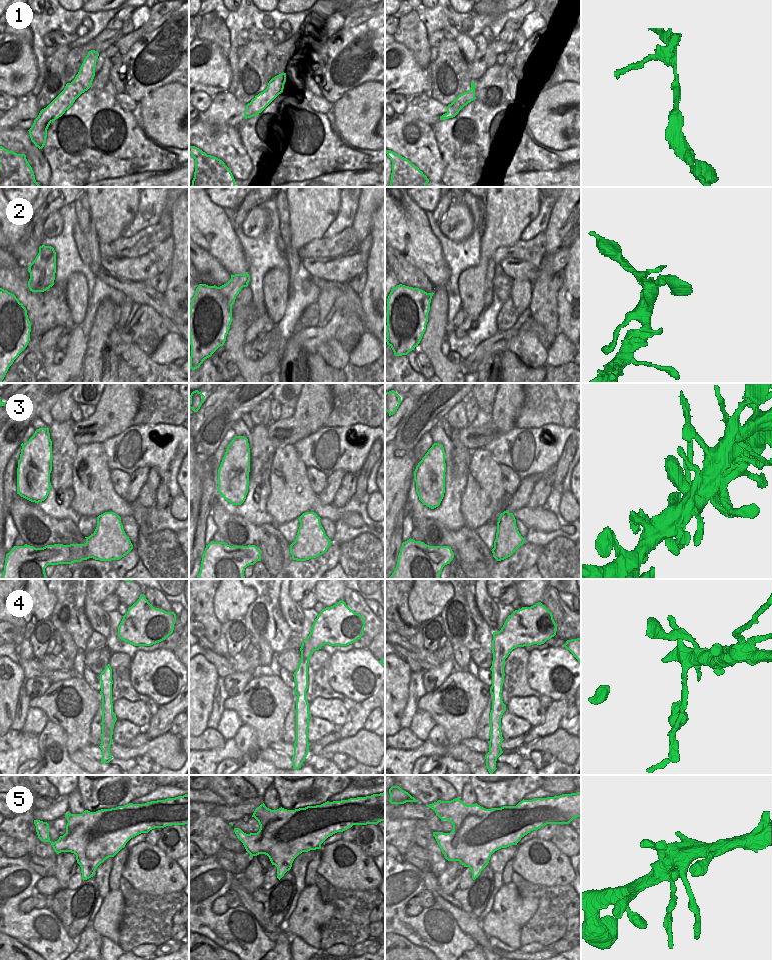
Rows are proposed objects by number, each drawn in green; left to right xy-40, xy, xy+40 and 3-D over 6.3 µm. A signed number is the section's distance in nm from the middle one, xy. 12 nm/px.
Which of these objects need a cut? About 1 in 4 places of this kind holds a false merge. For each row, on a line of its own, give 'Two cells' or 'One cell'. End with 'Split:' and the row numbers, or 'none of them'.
1: One cell
2: One cell
3: Two cells
4: Two cells
5: One cell
Split: 3, 4

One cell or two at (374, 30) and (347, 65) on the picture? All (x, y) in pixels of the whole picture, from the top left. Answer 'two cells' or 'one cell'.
one cell

